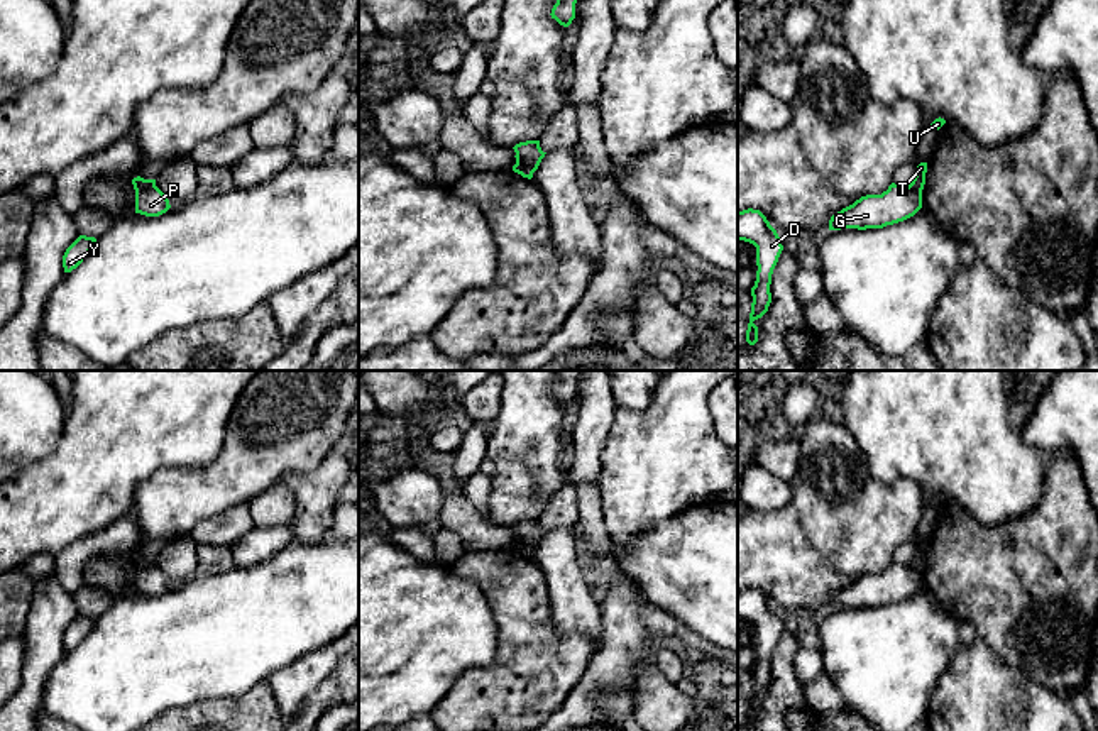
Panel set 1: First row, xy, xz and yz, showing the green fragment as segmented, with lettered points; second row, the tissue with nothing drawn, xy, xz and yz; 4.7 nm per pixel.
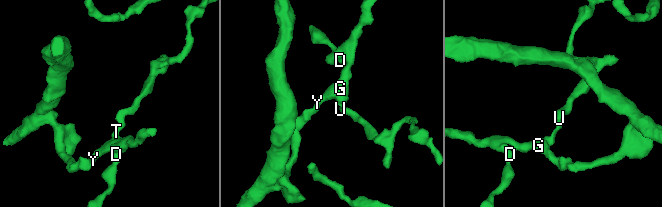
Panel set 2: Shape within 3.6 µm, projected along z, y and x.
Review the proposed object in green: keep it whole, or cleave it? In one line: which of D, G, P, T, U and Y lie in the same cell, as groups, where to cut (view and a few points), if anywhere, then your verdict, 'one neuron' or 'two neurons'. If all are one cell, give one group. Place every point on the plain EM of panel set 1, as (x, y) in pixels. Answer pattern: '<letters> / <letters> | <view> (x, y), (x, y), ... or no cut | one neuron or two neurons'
D G P Y / T U | xy (154, 562), (136, 571) | two neurons

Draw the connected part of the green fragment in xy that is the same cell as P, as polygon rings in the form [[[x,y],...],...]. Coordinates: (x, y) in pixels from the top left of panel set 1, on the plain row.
[[[156,565],[135,570],[135,592],[159,596],[171,587],[167,575]]]

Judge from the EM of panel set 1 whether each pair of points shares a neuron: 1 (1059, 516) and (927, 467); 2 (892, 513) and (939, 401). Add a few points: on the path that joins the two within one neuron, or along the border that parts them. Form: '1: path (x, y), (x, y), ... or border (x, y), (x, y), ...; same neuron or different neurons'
1: border (1046, 469), (1041, 498), (1027, 511), (997, 525); different neurons
2: border (868, 462), (878, 481), (911, 478), (927, 503); different neurons

